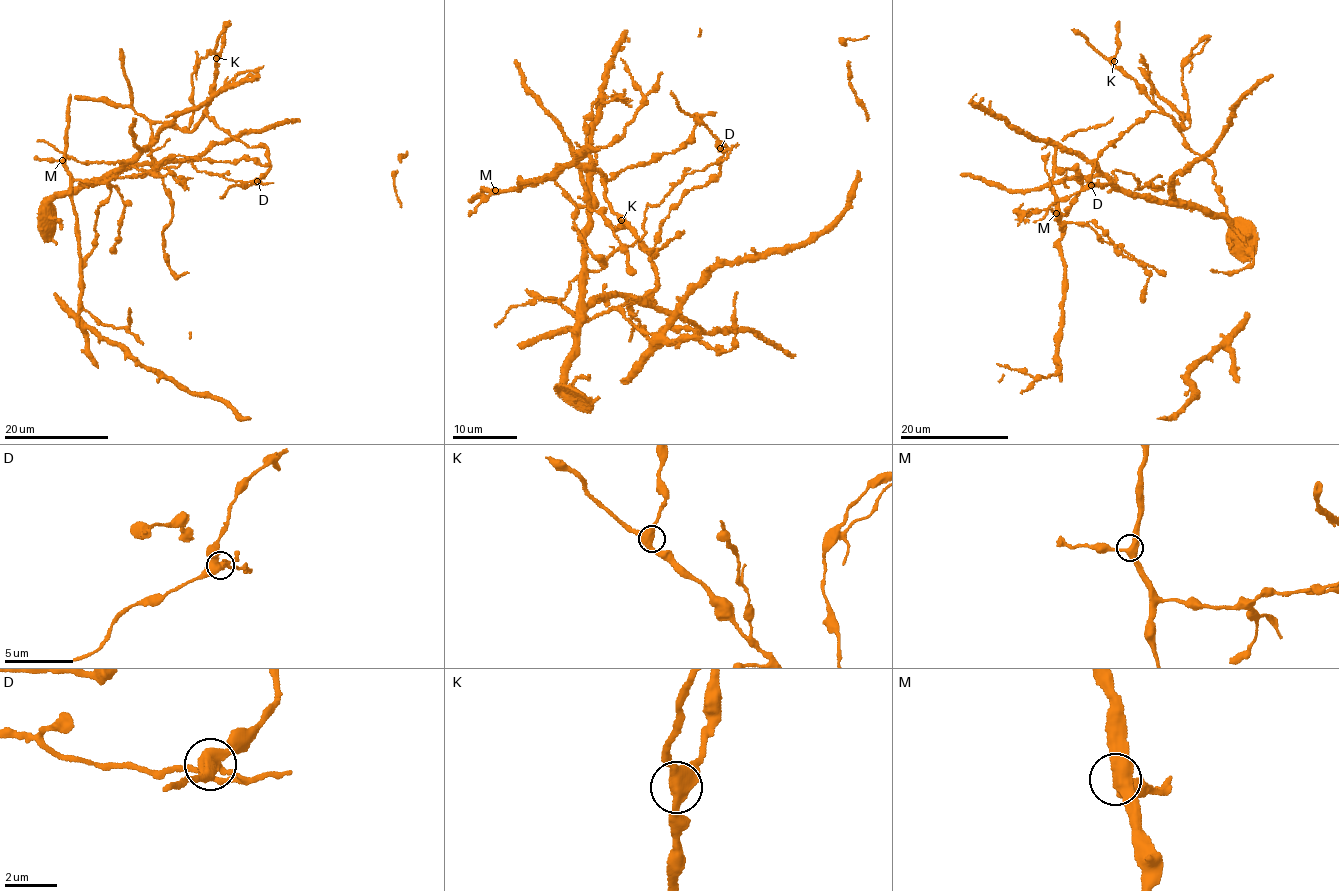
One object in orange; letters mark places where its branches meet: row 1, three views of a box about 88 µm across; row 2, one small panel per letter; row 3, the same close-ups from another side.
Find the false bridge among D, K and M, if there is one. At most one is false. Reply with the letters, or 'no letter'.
D

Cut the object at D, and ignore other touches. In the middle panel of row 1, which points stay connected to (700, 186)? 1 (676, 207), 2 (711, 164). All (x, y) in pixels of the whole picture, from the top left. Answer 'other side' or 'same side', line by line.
1: same side
2: other side

